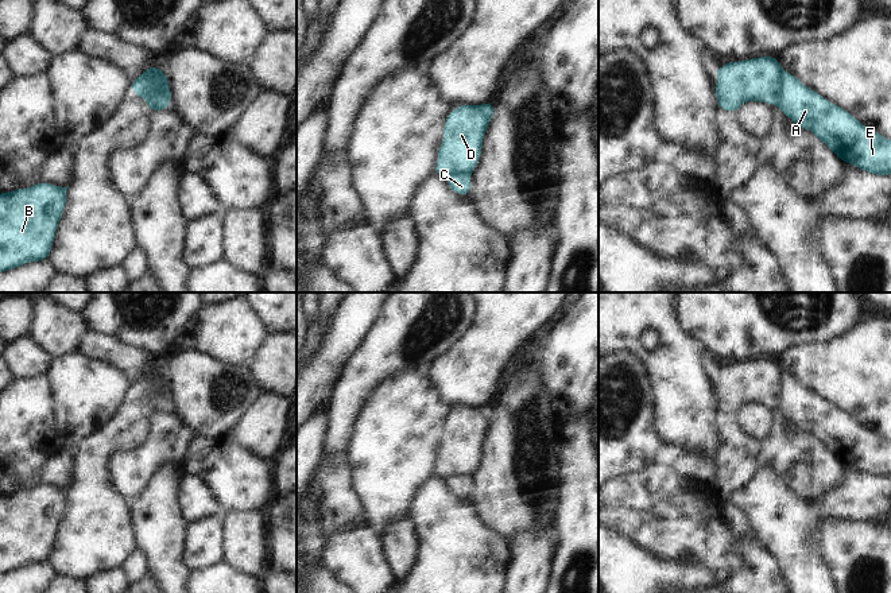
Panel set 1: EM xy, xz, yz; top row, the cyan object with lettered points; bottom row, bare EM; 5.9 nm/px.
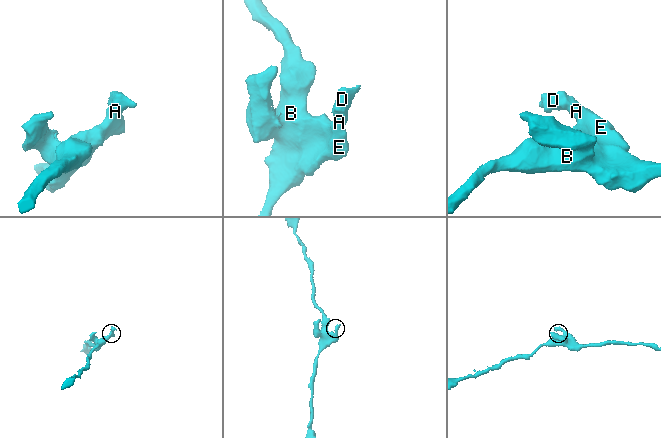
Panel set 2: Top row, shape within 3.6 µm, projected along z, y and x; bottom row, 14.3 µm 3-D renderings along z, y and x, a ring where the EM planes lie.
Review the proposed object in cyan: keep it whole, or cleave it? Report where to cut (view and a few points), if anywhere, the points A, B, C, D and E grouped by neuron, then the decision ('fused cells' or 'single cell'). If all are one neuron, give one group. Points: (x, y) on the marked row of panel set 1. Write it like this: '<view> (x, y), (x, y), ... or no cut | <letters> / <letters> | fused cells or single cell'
yz (785, 72), (781, 80), (781, 99), (775, 104) | A B C E / D | fused cells

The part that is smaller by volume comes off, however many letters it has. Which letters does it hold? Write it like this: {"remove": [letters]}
{"remove": ["D"]}

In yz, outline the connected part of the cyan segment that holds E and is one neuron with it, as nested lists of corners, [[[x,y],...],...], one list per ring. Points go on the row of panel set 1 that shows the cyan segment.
[[[783,73],[776,105],[801,128],[814,132],[841,162],[873,175],[891,175],[891,140],[802,85],[795,75]]]

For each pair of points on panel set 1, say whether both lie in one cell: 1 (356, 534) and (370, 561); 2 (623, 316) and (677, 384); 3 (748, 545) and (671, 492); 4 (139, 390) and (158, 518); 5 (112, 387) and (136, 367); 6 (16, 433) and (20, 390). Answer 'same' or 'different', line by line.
1: same
2: same
3: different
4: different
5: different
6: same

